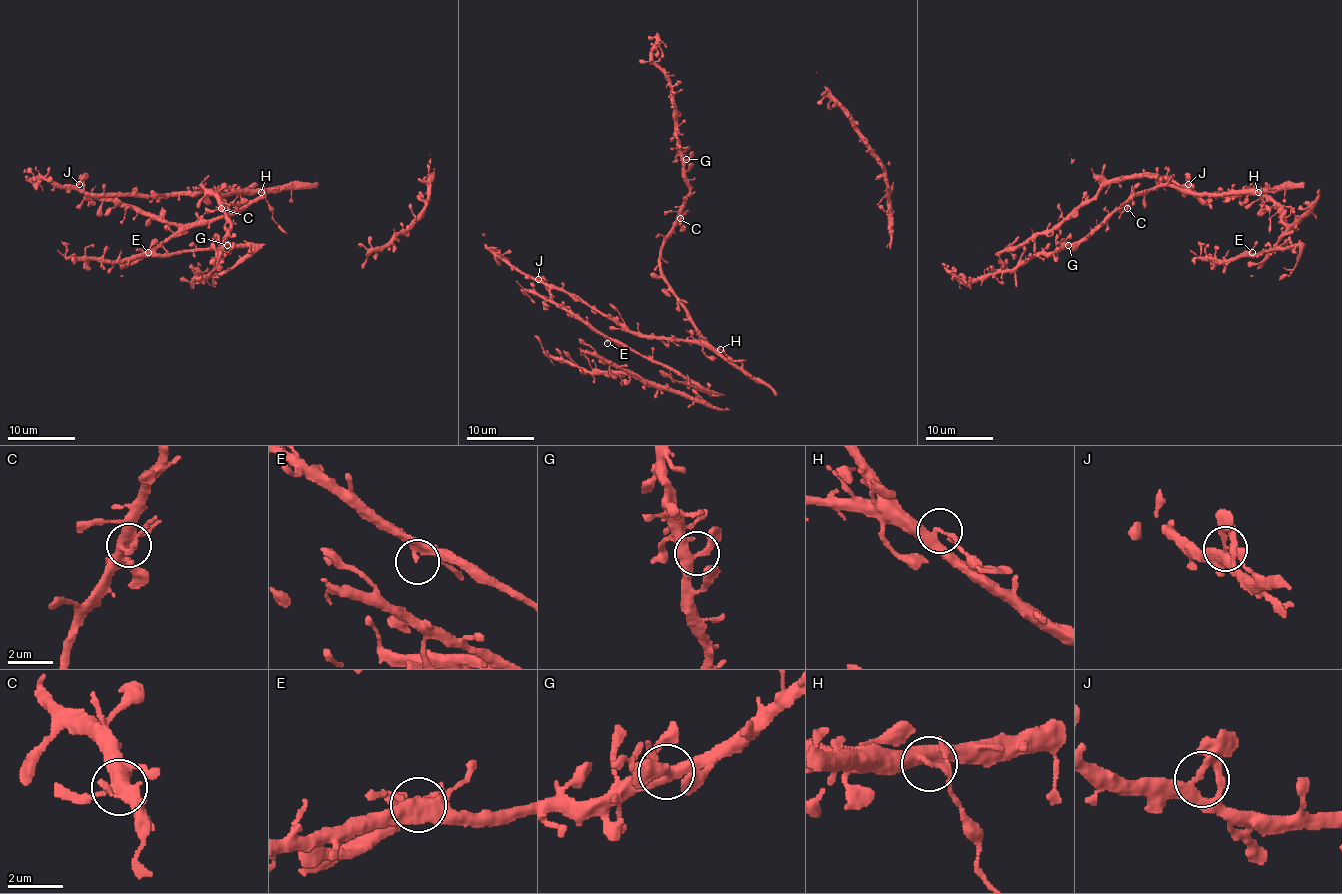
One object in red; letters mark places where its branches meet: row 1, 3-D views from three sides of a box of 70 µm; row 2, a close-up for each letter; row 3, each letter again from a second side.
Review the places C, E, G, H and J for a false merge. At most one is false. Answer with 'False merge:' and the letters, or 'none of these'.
False merge: H

